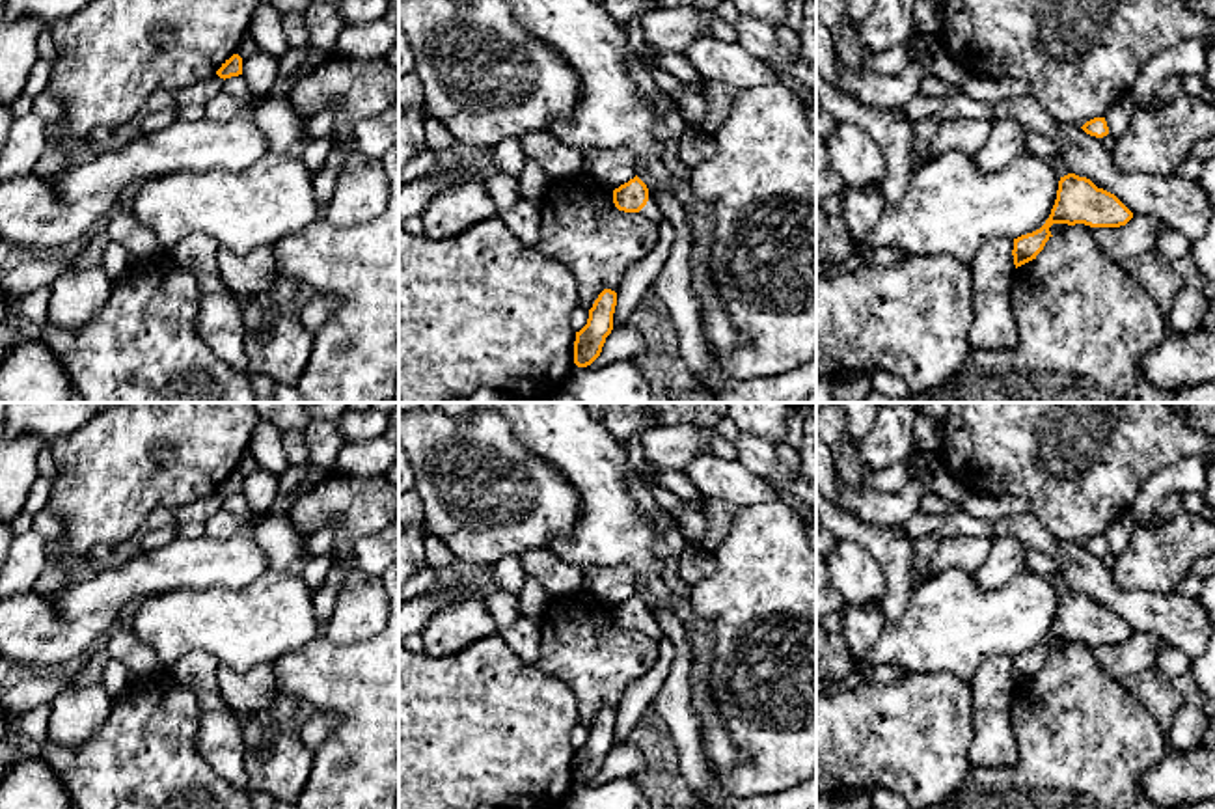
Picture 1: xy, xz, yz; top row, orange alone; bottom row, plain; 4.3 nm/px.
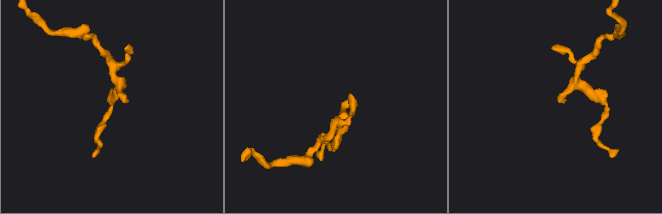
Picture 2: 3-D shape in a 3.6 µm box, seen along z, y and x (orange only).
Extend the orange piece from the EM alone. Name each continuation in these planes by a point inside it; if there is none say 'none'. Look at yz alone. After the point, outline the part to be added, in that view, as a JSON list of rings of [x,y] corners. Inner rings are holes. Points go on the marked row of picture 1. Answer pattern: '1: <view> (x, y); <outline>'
none

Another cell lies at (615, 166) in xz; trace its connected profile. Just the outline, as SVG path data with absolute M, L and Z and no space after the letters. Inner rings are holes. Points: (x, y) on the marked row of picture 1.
M624 147L593 151L583 157L583 164L591 175L613 190L637 175L634 155Z

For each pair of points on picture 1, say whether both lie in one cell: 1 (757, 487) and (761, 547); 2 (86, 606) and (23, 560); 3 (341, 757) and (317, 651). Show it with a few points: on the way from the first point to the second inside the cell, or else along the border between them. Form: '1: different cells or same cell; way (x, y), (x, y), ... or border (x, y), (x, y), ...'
1: different cells; border (778, 498), (738, 509)
2: different cells; border (32, 589), (19, 595)
3: same cell; way (347, 731), (347, 690), (334, 677)

